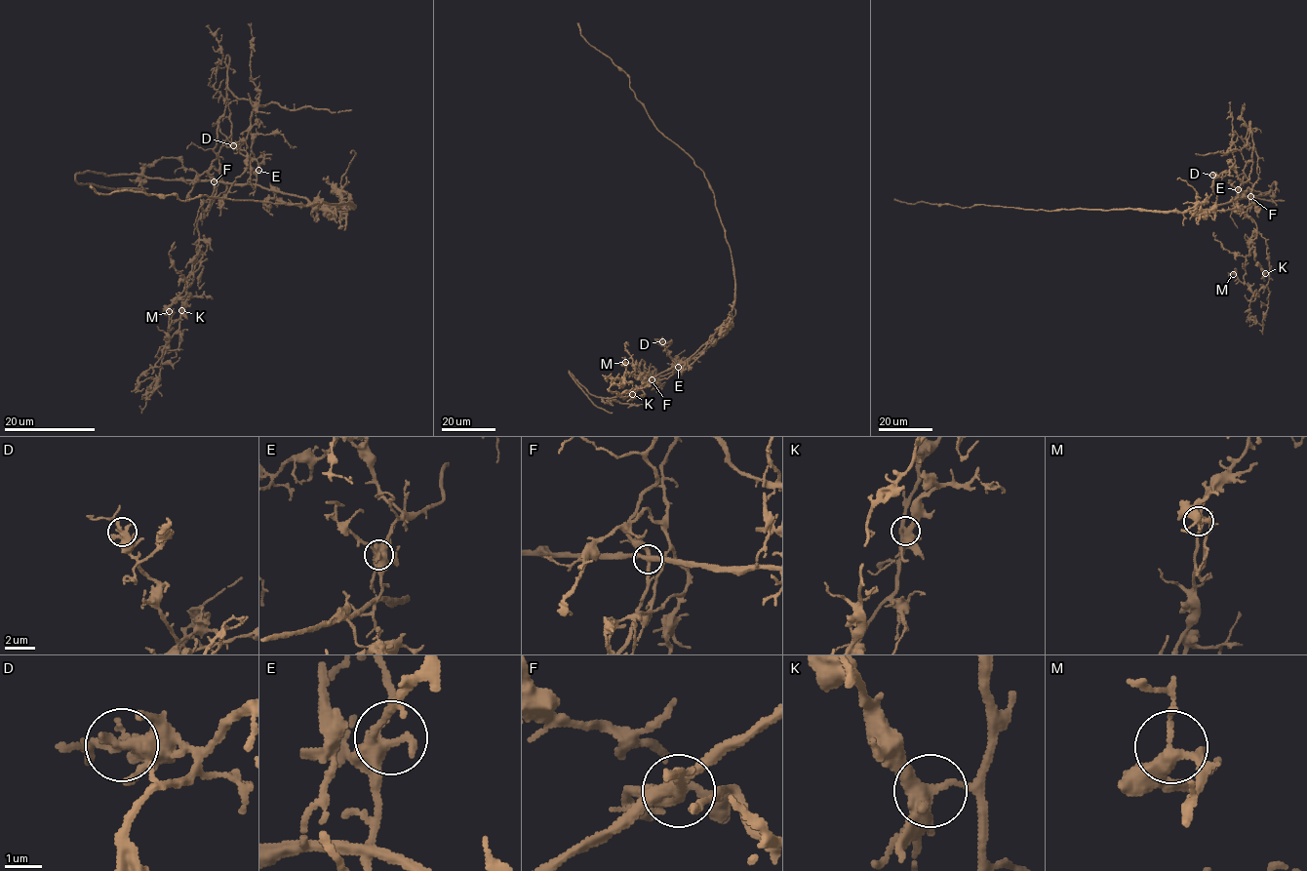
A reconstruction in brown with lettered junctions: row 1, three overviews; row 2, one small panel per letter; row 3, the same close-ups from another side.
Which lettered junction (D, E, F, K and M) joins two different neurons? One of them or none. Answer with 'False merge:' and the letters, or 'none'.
False merge: F

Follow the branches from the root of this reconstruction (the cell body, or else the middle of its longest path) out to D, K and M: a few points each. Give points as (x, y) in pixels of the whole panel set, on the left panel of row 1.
D: (354, 207), (311, 204), (261, 188), (256, 182), (258, 165), (250, 129), (233, 145)
K: (354, 207), (311, 204), (258, 185), (216, 181), (197, 223), (195, 244), (202, 257), (181, 310)
M: (354, 207), (216, 181), (197, 223), (198, 257), (171, 307), (169, 326), (169, 311)

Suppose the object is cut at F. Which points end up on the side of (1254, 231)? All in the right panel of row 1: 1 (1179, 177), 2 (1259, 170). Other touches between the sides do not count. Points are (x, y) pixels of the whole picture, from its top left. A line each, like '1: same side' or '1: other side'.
1: other side
2: same side

